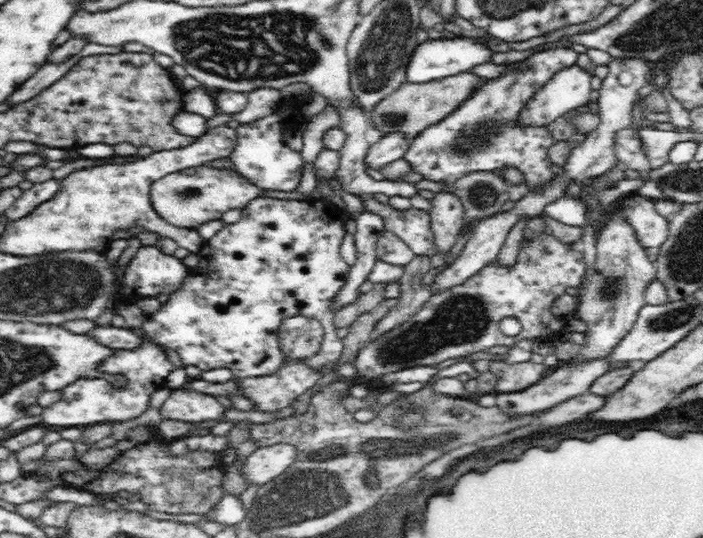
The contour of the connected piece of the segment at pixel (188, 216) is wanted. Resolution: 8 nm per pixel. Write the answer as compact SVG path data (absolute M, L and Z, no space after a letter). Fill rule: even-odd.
M211 164L175 171L152 184L150 198L154 210L174 227L196 229L202 222L218 220L228 210L243 209L263 190L249 183L236 170L214 168Z

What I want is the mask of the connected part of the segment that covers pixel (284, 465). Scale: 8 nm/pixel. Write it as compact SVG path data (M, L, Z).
M276 443L258 447L247 457L244 478L266 485L295 463L296 450L293 444Z

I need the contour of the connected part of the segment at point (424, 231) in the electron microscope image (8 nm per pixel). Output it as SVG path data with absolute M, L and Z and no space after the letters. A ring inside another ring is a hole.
M354 194L362 203L364 210L382 217L384 229L401 238L419 256L436 253L436 235L430 226L428 211L416 209L396 210L390 205L376 201L370 194Z

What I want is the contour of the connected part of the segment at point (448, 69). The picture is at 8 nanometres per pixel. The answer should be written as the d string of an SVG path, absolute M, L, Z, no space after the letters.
M446 35L438 39L428 39L425 43L420 43L412 52L408 66L406 66L406 80L414 84L422 84L431 80L446 78L446 76L454 76L458 72L466 72L471 70L478 64L490 62L492 50L488 50L484 44L474 42L470 38L458 38L454 40L450 35Z

